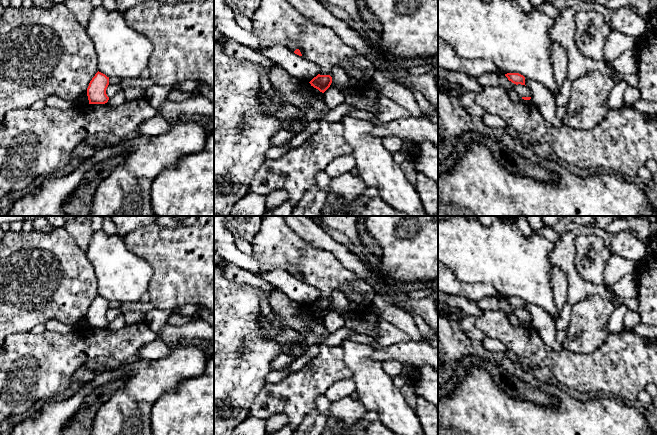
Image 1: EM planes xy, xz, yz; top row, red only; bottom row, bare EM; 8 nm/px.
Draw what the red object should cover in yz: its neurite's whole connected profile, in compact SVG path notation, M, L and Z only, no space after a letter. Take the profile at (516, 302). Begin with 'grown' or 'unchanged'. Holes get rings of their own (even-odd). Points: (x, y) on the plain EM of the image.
grown; M498 295L482 298L476 303L483 311L503 310L508 315L513 314L518 308L525 309L525 301L519 297L504 298Z

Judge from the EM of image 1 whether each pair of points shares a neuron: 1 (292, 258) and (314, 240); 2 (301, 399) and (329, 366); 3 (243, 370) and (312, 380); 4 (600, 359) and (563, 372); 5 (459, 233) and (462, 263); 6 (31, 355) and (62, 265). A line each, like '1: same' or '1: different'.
1: different
2: same
3: different
4: same
5: same
6: different

